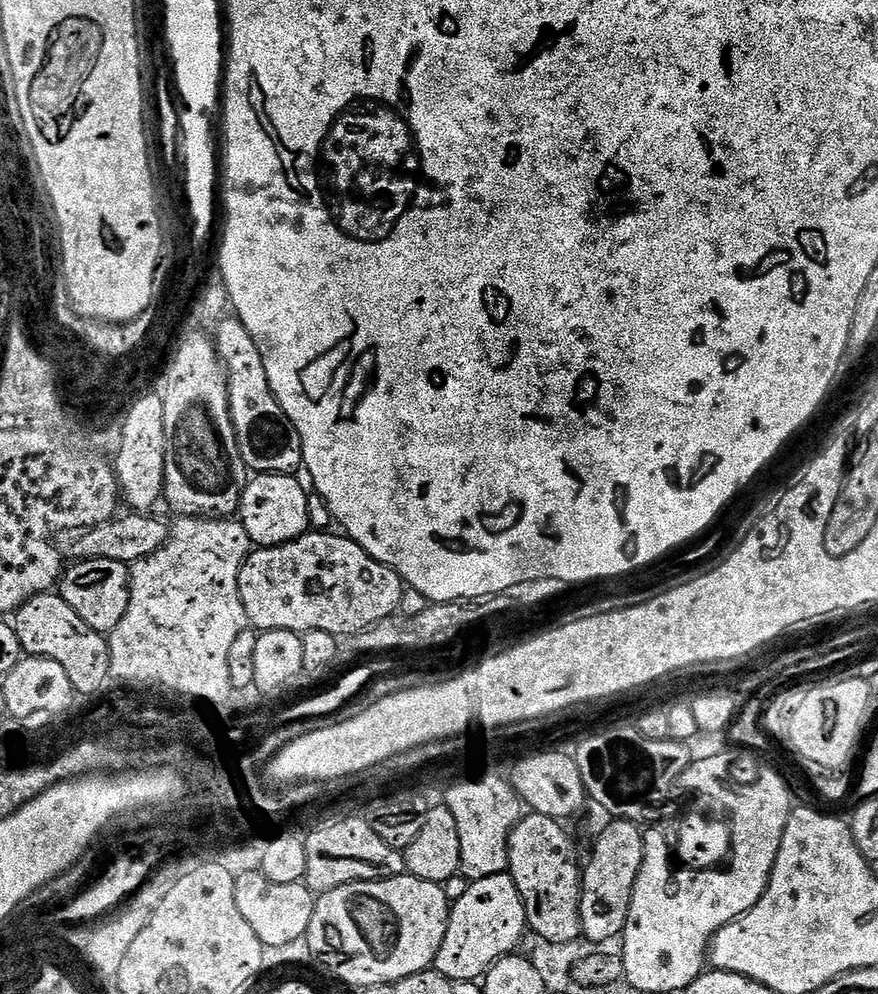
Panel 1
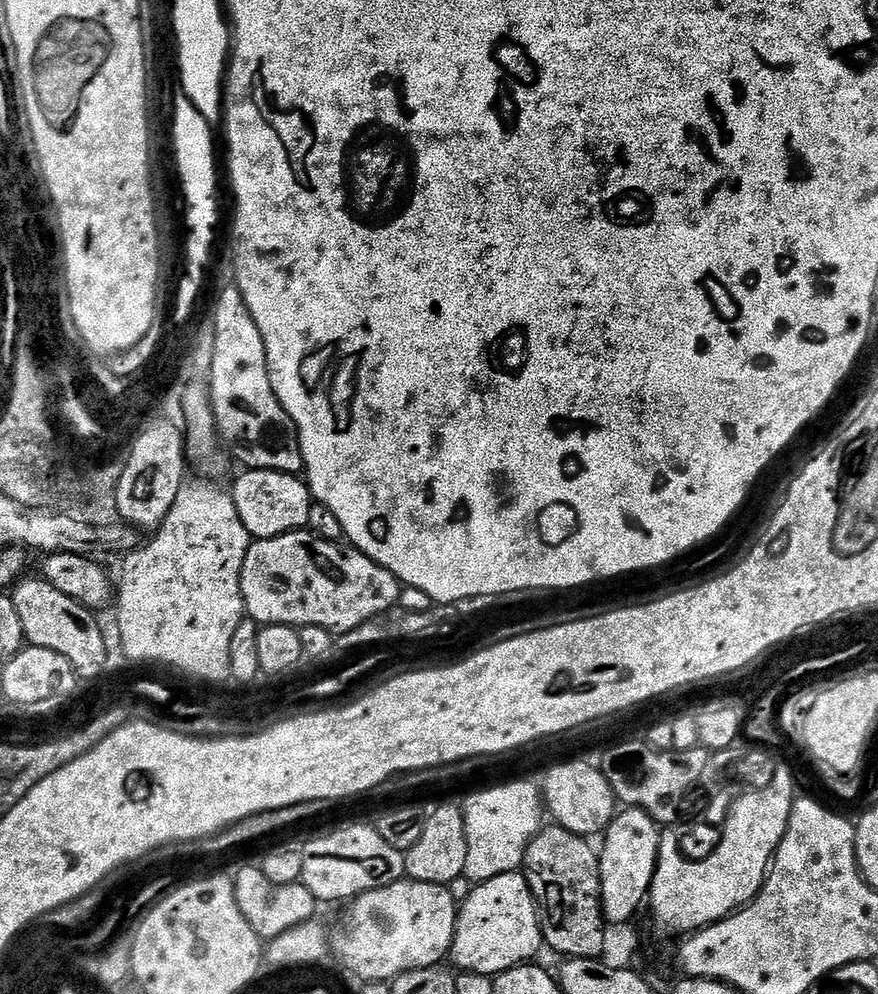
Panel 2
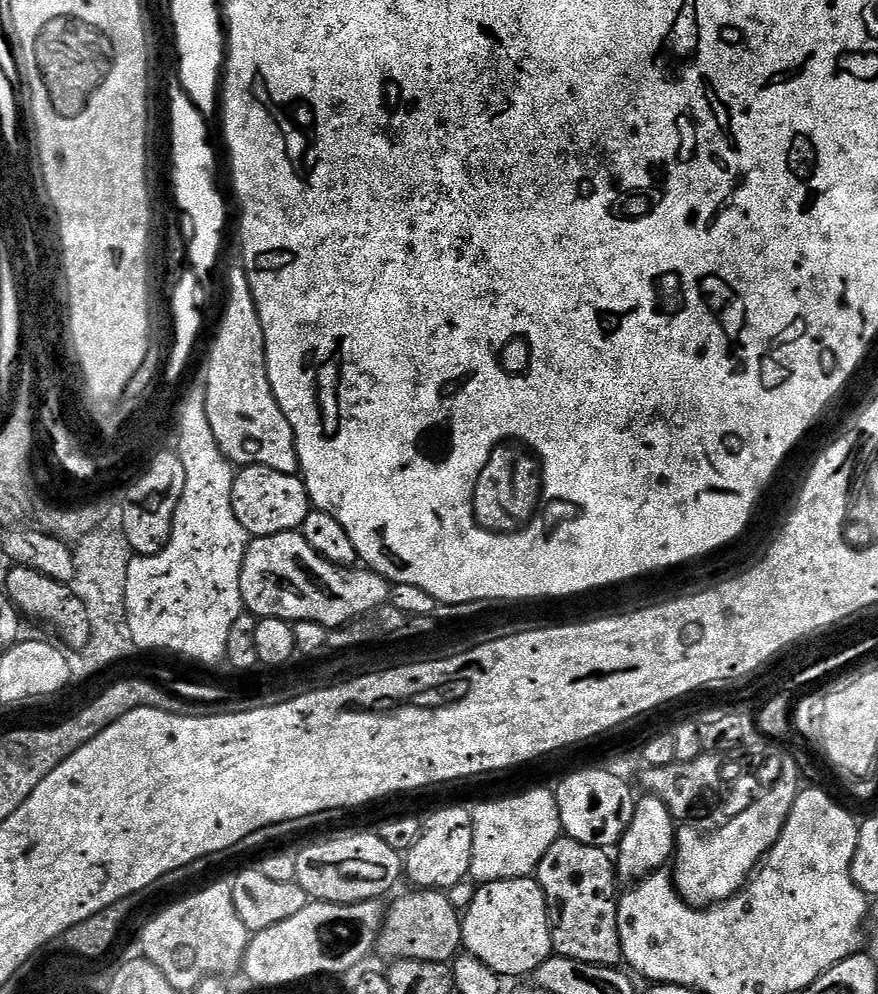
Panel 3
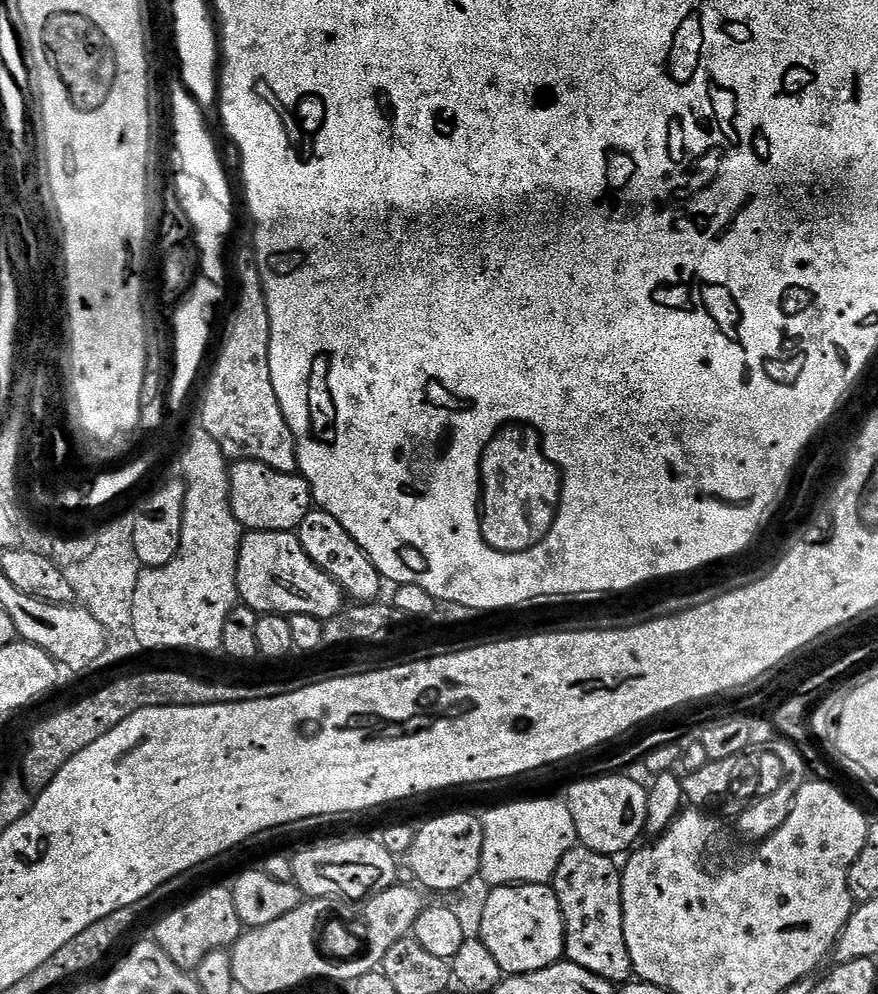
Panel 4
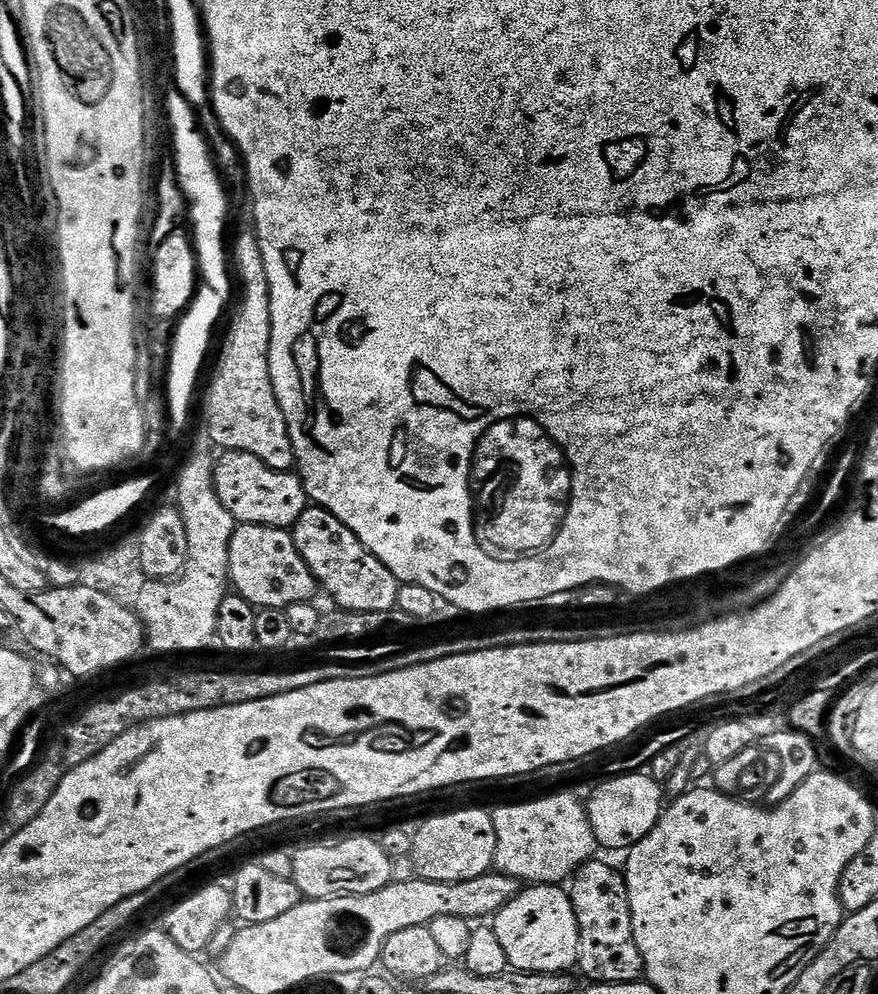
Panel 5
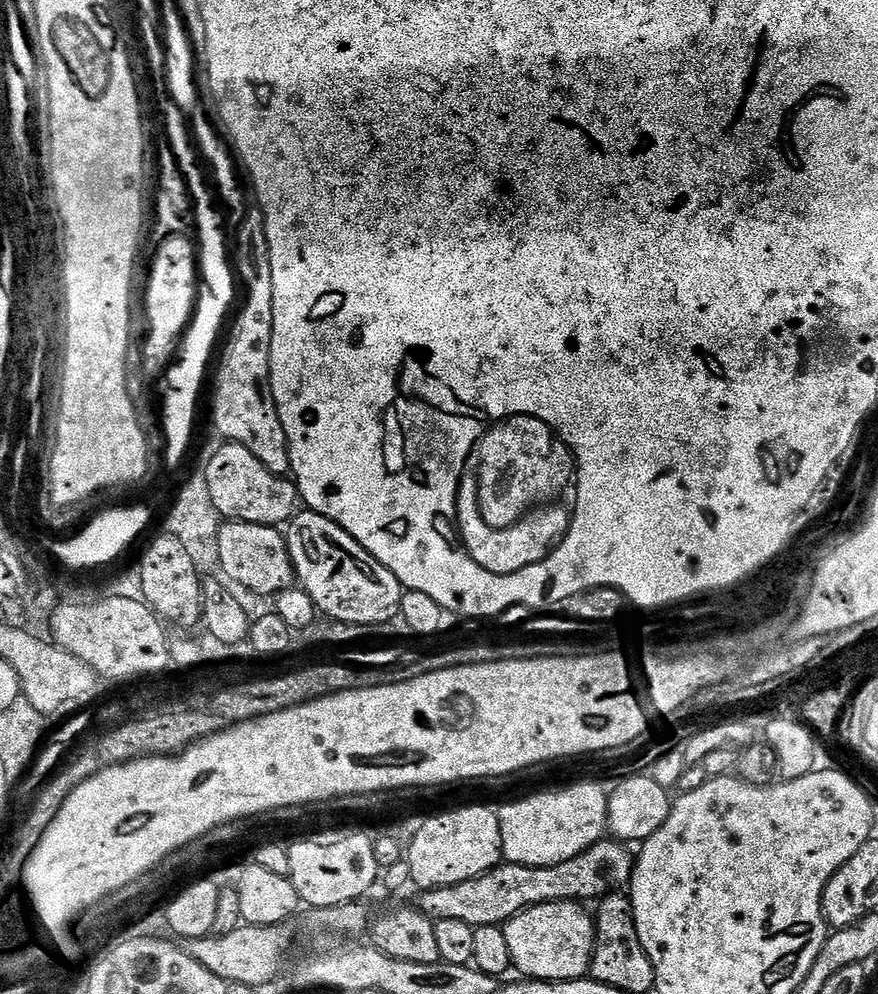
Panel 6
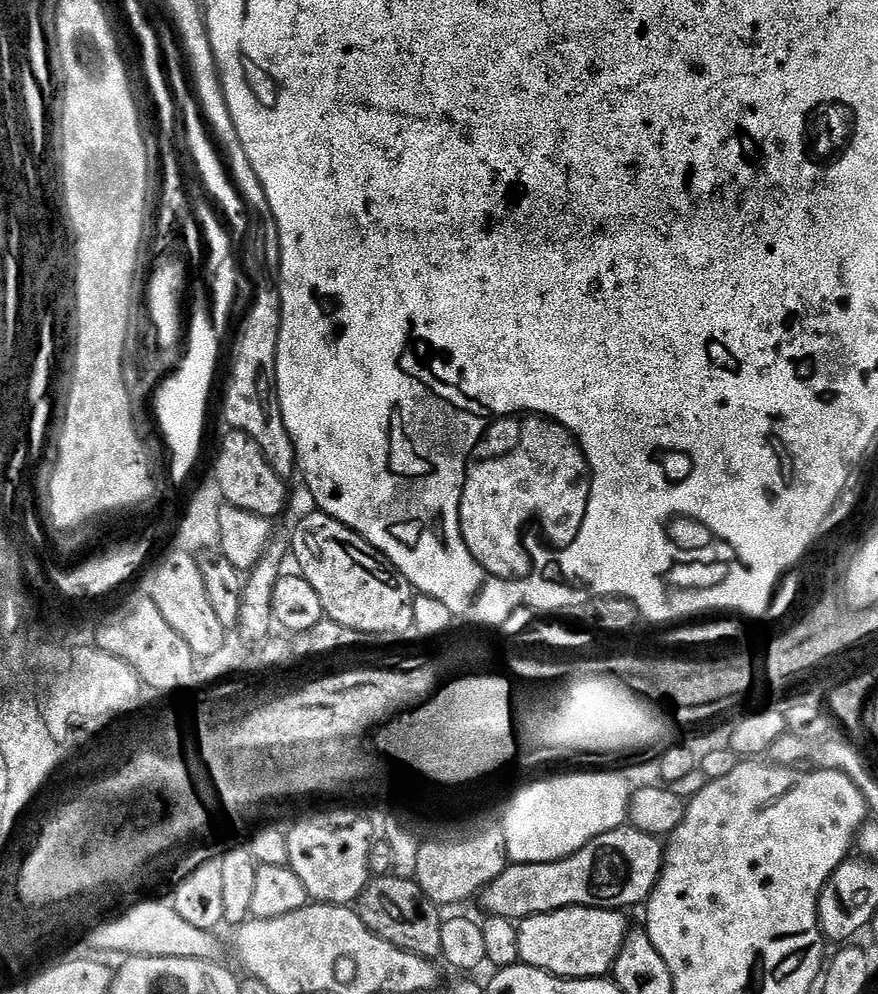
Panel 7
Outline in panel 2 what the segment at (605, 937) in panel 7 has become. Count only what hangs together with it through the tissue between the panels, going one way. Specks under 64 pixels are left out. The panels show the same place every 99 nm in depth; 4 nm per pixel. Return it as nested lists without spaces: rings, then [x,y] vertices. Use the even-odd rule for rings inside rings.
[[[523,871],[498,874],[489,880],[479,881],[473,888],[476,889],[462,900],[456,914],[456,929],[450,953],[450,960],[453,960],[451,963],[460,972],[473,972],[495,978],[520,964],[535,961],[537,959],[535,956],[539,954],[540,948],[545,947],[545,942],[540,929],[540,915],[536,913],[536,900],[532,897]]]

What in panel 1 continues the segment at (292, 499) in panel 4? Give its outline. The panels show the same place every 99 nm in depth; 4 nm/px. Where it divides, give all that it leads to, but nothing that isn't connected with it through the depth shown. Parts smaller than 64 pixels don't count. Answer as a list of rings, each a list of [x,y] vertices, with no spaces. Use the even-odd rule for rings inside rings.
[[[256,474],[244,487],[238,519],[250,534],[253,545],[273,548],[296,540],[309,531],[312,519],[308,505],[309,493],[292,474]]]

